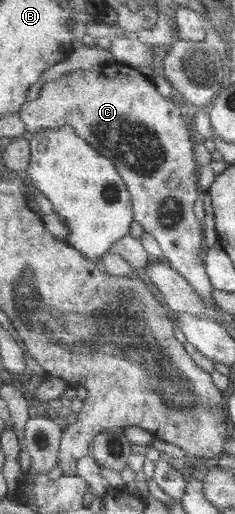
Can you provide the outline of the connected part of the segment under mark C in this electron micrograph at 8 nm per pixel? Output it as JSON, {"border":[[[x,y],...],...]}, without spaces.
{"border":[[[113,61],[103,65],[97,65],[91,69],[76,69],[66,73],[61,80],[57,82],[47,83],[40,93],[37,100],[27,101],[22,106],[22,109],[18,111],[19,117],[24,119],[26,128],[31,134],[41,131],[43,129],[57,129],[58,127],[71,126],[75,128],[83,139],[86,139],[97,151],[100,151],[104,156],[114,160],[115,167],[119,167],[119,173],[123,176],[125,183],[127,184],[128,190],[132,195],[132,202],[134,207],[134,220],[138,221],[144,228],[145,232],[152,233],[155,239],[159,242],[161,249],[163,250],[164,256],[168,259],[168,263],[173,269],[179,271],[189,281],[191,286],[197,289],[201,300],[205,306],[213,306],[216,302],[213,299],[213,285],[211,285],[210,276],[207,273],[207,266],[205,260],[205,235],[203,223],[195,217],[195,203],[199,199],[199,193],[197,193],[197,165],[195,165],[195,153],[193,153],[193,141],[191,141],[191,135],[189,135],[189,127],[181,115],[181,109],[171,103],[168,98],[163,97],[157,87],[151,81],[151,78],[145,77],[143,73],[139,73],[137,68],[128,66],[127,64],[121,64],[120,62]]]}

